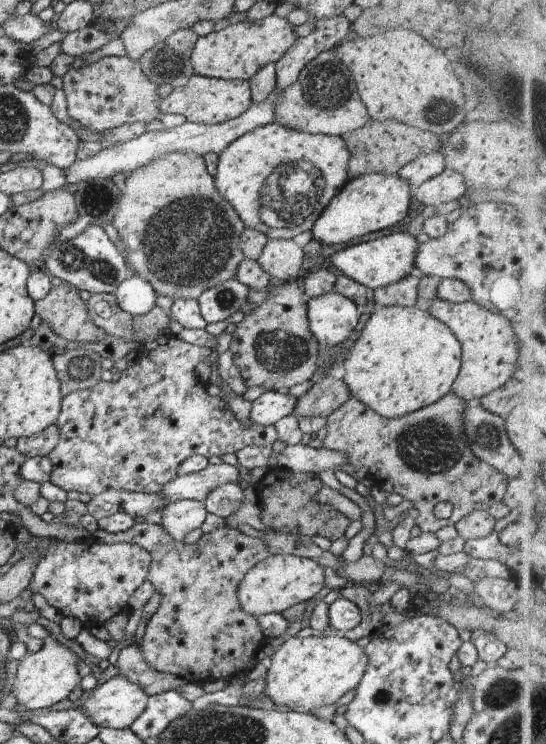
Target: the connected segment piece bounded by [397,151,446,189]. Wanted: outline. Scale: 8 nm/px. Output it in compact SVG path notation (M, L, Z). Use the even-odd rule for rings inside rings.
M435 151L412 160L400 169L397 174L404 178L409 183L409 186L414 189L424 182L439 176L445 169L444 156Z

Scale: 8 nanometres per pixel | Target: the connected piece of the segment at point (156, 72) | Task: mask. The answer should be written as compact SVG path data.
M192 28L174 32L162 45L140 58L143 74L157 86L167 84L173 89L185 86L194 75L191 53L198 38Z

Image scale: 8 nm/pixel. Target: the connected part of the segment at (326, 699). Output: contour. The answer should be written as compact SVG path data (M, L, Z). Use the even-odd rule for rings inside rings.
M317 633L308 638L293 637L281 641L276 645L271 659L272 664L270 664L265 678L264 694L270 697L276 705L311 712L322 705L337 704L345 694L356 689L368 667L368 658L357 642L352 642L345 637L322 636L322 634L318 636Z

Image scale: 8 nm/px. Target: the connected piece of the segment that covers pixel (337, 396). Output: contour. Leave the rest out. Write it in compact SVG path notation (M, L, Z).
M324 377L297 400L293 410L294 416L323 417L327 419L352 395L343 380Z

